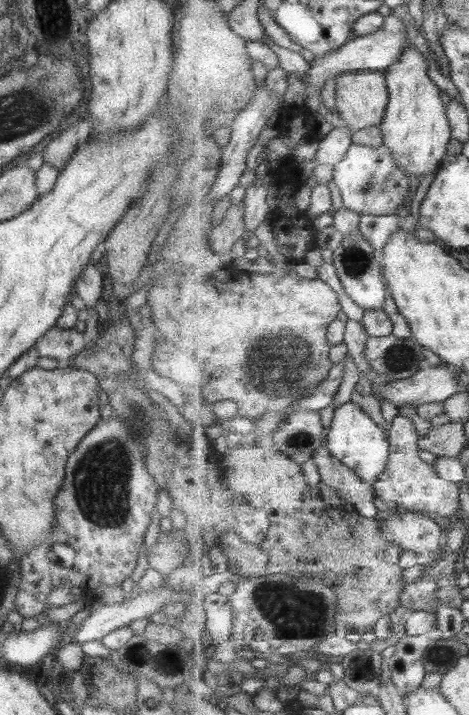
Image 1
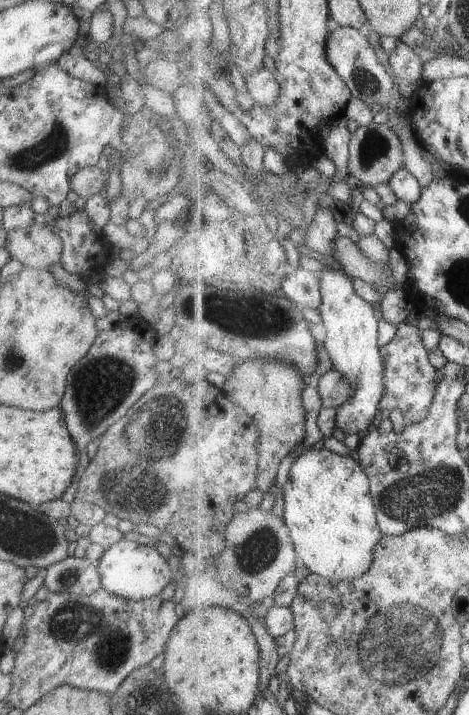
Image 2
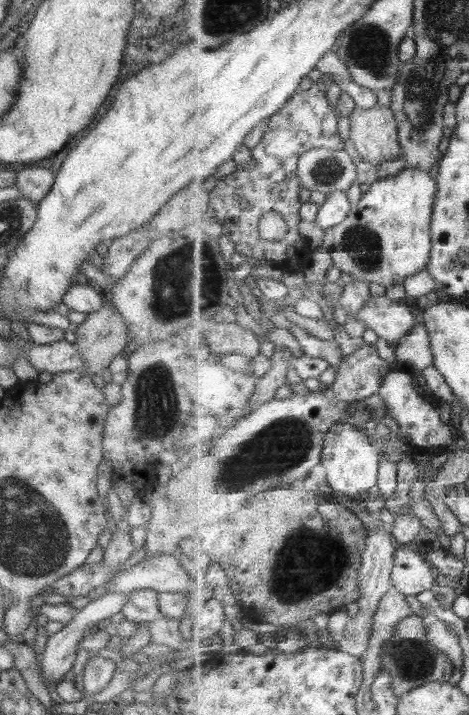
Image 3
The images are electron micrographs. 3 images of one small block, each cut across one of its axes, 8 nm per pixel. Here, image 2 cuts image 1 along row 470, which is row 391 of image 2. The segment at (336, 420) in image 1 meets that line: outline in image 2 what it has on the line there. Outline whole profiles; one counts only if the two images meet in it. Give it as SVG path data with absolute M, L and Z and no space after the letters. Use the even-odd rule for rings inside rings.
M326 268L319 273L319 276L322 288L322 303L319 308L321 314L320 327L325 330L323 335L324 346L327 348L327 352L331 358L331 367L341 371L344 377L351 383L354 390L351 398L339 408L336 426L344 434L365 432L373 424L377 412L381 409L380 402L385 392L384 374L386 368L384 355L380 353L382 346L379 346L379 312L373 308L373 303L367 302L360 294L357 294L353 278L344 272L342 268Z

